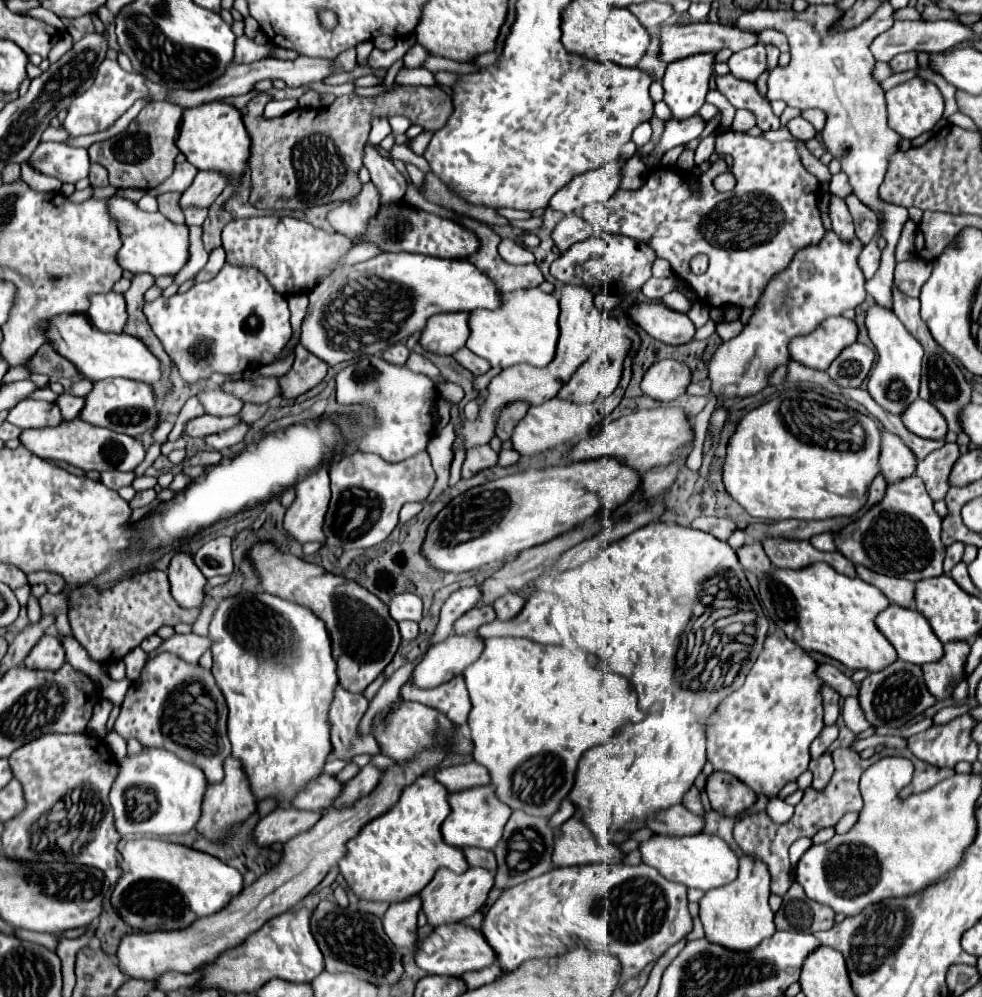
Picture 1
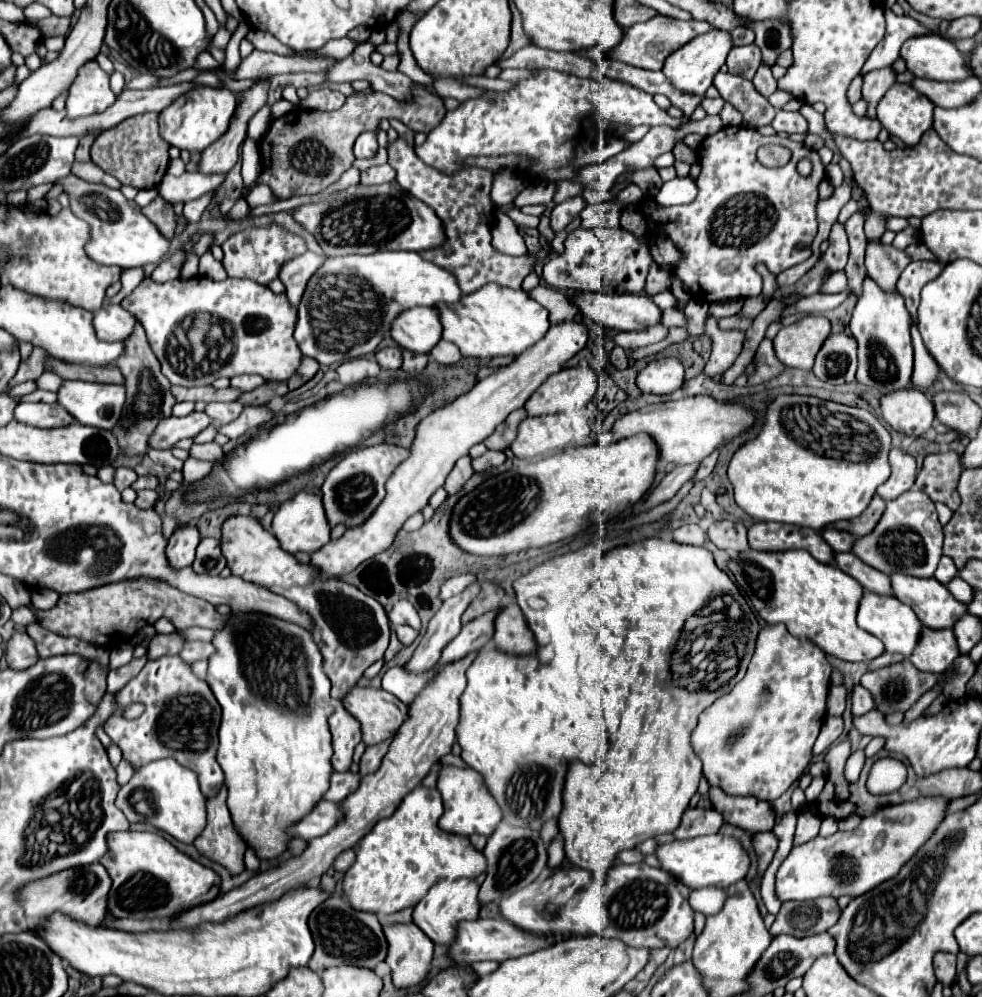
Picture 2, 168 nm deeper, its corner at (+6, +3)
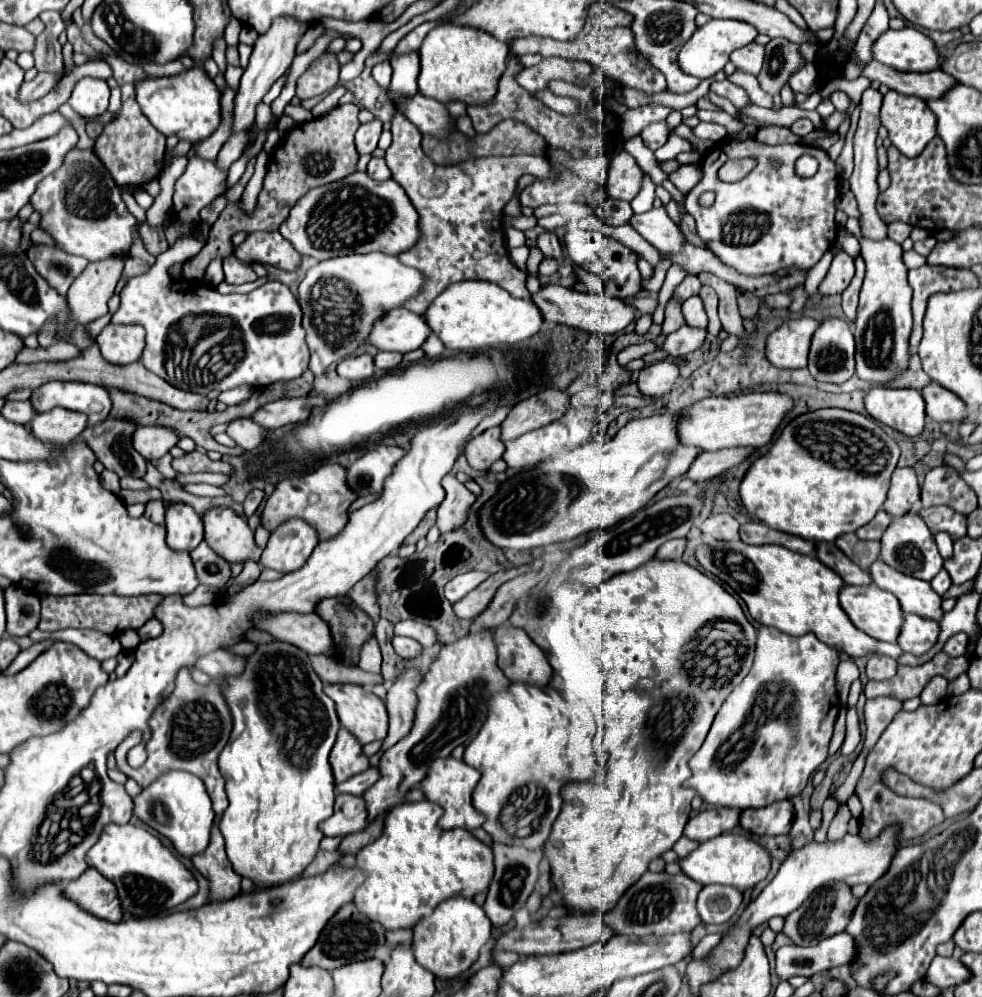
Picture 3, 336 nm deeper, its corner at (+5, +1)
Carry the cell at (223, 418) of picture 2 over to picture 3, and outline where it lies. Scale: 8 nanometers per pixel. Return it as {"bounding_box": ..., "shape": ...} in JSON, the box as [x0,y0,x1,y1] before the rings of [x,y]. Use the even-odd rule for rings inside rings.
{"bounding_box":[227,419,267,451],"shape":[[[239,419],[239,421],[233,421],[229,427],[227,427],[227,435],[245,451],[251,451],[255,447],[259,447],[265,437],[267,437],[267,429],[261,427],[259,423],[251,421],[251,419]]]}

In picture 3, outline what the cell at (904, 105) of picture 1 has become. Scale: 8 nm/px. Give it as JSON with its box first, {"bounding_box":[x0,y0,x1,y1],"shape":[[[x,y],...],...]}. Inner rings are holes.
{"bounding_box":[881,91,937,157],"shape":[[[895,91],[883,97],[881,125],[889,131],[891,143],[905,157],[917,157],[937,135],[935,115],[927,111],[925,101]]]}

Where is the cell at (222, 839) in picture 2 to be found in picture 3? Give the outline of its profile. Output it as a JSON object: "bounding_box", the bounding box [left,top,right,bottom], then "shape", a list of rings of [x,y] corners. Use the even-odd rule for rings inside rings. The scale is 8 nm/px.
{"bounding_box":[191,815,241,901],"shape":[[[219,815],[211,831],[209,847],[201,855],[191,859],[193,867],[209,881],[209,901],[231,899],[237,897],[241,891],[241,877],[231,869],[231,863],[225,855],[225,841],[217,831],[217,823],[219,823]]]}

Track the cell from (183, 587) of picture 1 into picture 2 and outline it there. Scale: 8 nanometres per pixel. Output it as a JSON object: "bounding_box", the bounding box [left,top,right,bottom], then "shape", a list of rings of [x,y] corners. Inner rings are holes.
{"bounding_box":[166,525,200,569],"shape":[[[192,525],[178,527],[166,545],[166,559],[168,559],[170,567],[174,567],[174,569],[190,567],[194,561],[194,551],[196,551],[198,543],[200,543],[200,535],[198,535],[196,527],[192,527]]]}

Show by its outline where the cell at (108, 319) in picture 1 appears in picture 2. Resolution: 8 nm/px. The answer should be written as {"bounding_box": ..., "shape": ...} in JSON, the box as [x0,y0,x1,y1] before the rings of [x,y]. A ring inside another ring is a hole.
{"bounding_box":[94,301,134,341],"shape":[[[104,301],[102,307],[94,313],[94,329],[104,341],[126,341],[134,329],[134,315],[128,313],[122,305]]]}

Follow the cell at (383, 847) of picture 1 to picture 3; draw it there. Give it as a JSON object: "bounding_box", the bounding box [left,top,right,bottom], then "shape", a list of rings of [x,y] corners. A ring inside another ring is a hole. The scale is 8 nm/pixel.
{"bounding_box":[355,801,493,929],"shape":[[[431,801],[403,803],[393,807],[385,817],[383,835],[371,845],[363,847],[357,855],[357,867],[367,873],[367,879],[355,893],[355,905],[371,921],[379,923],[385,929],[413,929],[423,917],[429,917],[435,907],[449,897],[475,897],[481,891],[487,891],[493,879],[493,851],[489,845],[481,843],[467,829],[443,831],[437,827],[441,817],[441,807]]]}

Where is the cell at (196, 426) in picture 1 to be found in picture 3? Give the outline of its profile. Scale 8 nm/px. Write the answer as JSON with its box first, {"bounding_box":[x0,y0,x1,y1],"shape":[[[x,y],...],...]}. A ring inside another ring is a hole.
{"bounding_box":[131,427,179,461],"shape":[[[139,427],[135,429],[131,441],[137,453],[141,453],[147,461],[155,461],[169,453],[179,437],[175,437],[175,431],[167,427]]]}

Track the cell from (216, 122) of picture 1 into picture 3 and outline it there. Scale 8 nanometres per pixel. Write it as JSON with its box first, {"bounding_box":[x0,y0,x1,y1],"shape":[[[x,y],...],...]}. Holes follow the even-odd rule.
{"bounding_box":[135,67,221,143],"shape":[[[191,67],[173,77],[145,77],[135,83],[135,99],[143,115],[167,137],[177,135],[179,139],[193,143],[197,139],[211,137],[221,123],[221,93],[203,67]]]}

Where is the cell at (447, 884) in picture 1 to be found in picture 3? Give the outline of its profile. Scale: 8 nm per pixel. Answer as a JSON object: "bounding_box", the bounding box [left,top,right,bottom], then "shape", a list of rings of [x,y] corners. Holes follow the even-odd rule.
{"bounding_box":[413,897,493,981],"shape":[[[451,897],[413,929],[413,955],[417,963],[429,969],[437,979],[451,981],[477,961],[479,951],[491,939],[491,929],[493,925],[479,905],[465,897]]]}

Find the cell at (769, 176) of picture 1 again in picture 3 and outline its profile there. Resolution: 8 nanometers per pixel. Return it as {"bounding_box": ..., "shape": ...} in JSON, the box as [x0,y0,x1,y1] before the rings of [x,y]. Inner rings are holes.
{"bounding_box":[687,139,839,275],"shape":[[[723,139],[719,141],[705,157],[703,157],[703,179],[697,183],[697,187],[687,195],[687,211],[697,221],[697,233],[707,243],[707,247],[729,267],[737,269],[743,275],[767,275],[775,273],[783,267],[801,267],[809,269],[813,267],[827,249],[835,245],[837,239],[837,223],[835,223],[835,199],[839,197],[839,173],[835,163],[829,159],[829,155],[813,145],[763,145],[755,139],[747,141],[733,141]],[[801,155],[811,155],[819,161],[819,169],[813,177],[799,177],[795,173],[795,161]],[[729,159],[757,159],[757,165],[751,169],[749,175],[745,175],[741,181],[725,183],[717,177],[719,167]],[[769,159],[781,159],[781,167],[773,169],[769,165]],[[705,191],[715,193],[715,203],[711,207],[699,205],[699,195]]]}

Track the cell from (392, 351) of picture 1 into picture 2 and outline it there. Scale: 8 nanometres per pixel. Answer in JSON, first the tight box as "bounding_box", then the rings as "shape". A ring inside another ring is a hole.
{"bounding_box":[376,347,402,371],"shape":[[[384,347],[376,353],[376,361],[380,363],[382,369],[398,371],[402,365],[402,349],[400,347]]]}

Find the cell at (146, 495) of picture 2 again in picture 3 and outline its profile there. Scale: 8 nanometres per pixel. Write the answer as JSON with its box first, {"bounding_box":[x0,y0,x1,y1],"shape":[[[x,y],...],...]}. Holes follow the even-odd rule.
{"bounding_box":[145,501,165,525],"shape":[[[155,501],[155,503],[149,503],[149,505],[147,505],[145,517],[151,519],[155,525],[163,525],[163,511],[165,511],[163,501]]]}

